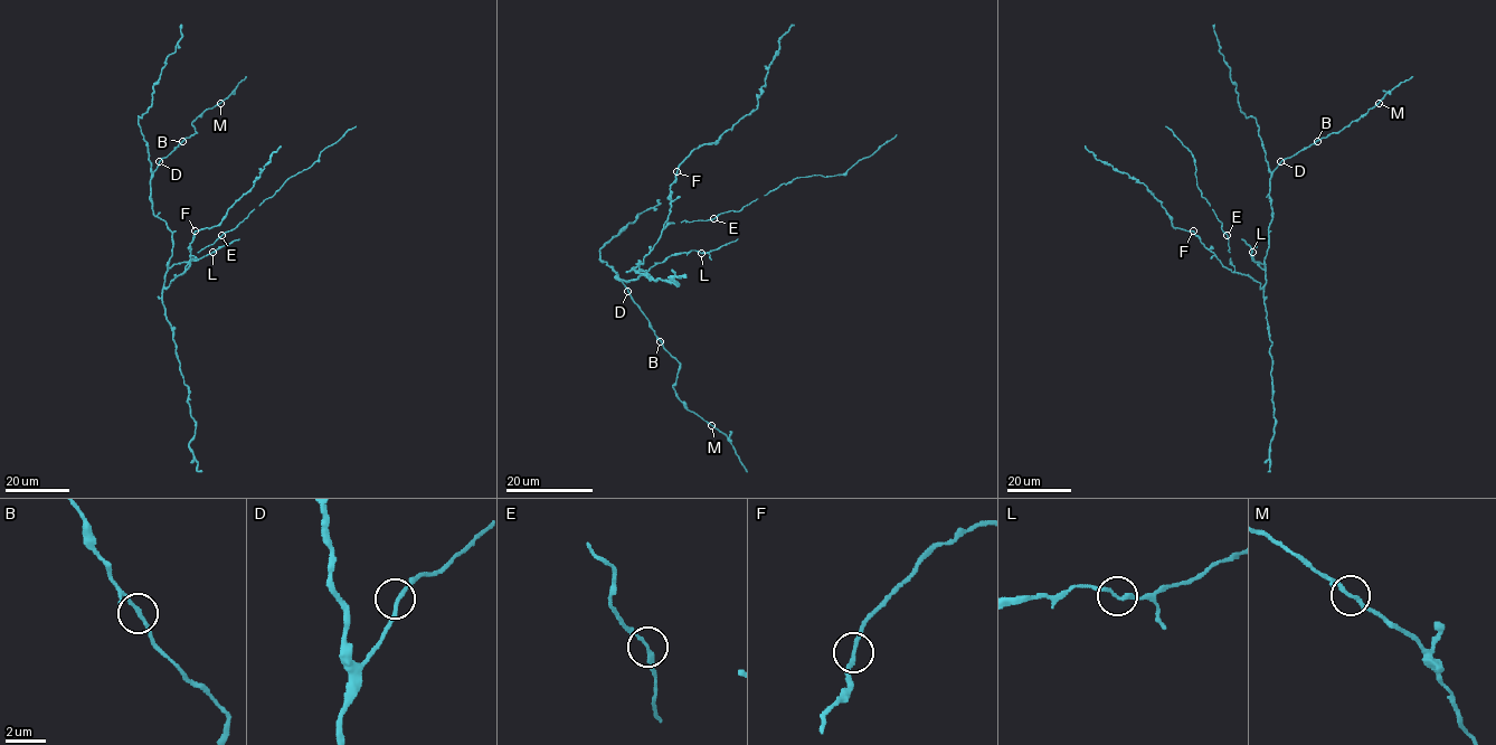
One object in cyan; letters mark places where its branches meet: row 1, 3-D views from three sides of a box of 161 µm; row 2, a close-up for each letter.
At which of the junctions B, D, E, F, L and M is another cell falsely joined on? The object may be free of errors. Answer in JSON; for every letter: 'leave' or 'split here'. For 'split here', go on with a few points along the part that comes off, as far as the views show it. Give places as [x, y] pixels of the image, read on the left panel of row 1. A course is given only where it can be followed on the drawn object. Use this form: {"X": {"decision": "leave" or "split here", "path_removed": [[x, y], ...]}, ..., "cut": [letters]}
{"B": {"decision": "leave"}, "D": {"decision": "leave"}, "E": {"decision": "leave"}, "F": {"decision": "leave"}, "L": {"decision": "leave"}, "M": {"decision": "leave"}, "cut": []}

